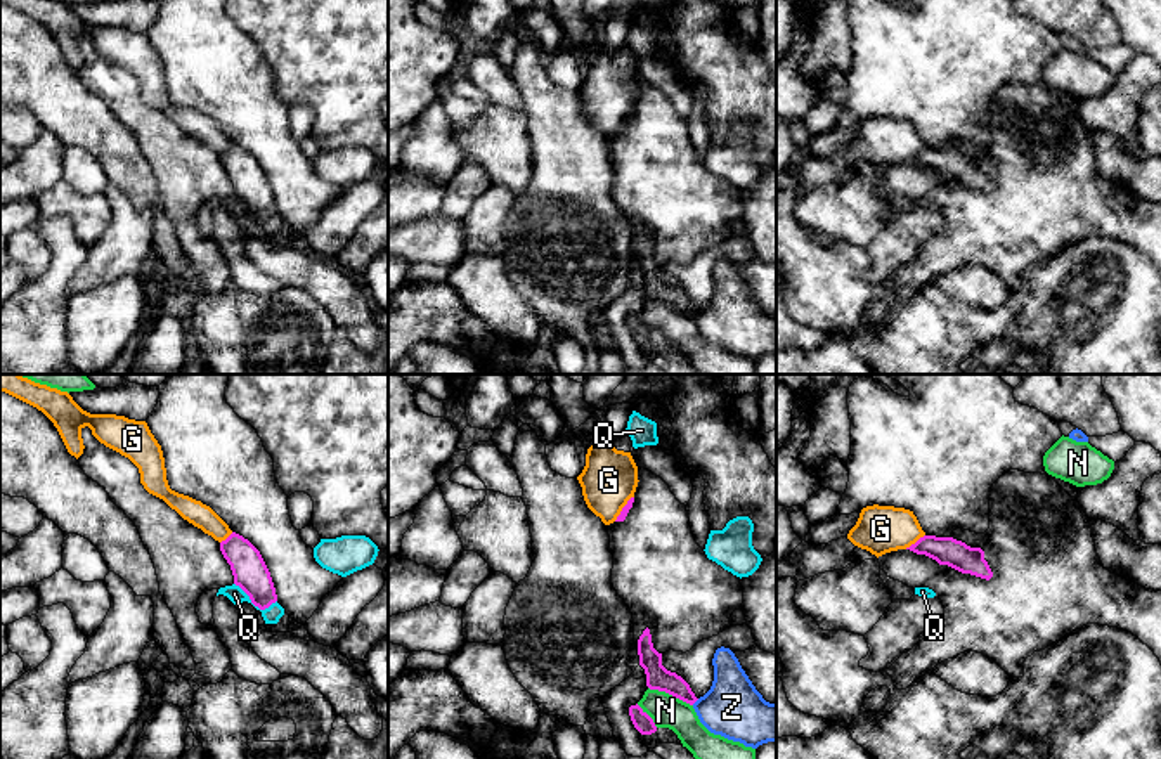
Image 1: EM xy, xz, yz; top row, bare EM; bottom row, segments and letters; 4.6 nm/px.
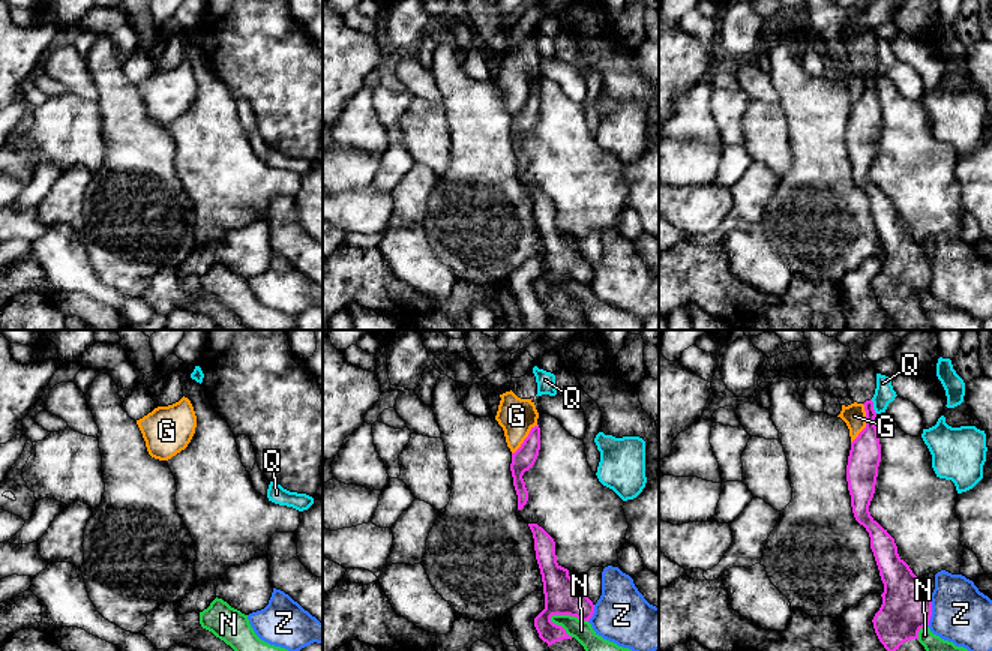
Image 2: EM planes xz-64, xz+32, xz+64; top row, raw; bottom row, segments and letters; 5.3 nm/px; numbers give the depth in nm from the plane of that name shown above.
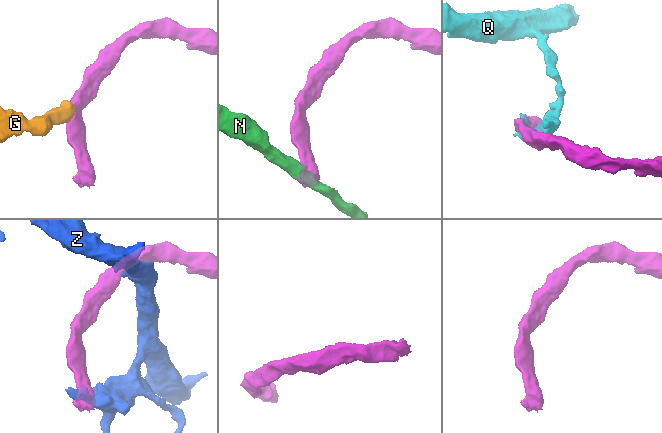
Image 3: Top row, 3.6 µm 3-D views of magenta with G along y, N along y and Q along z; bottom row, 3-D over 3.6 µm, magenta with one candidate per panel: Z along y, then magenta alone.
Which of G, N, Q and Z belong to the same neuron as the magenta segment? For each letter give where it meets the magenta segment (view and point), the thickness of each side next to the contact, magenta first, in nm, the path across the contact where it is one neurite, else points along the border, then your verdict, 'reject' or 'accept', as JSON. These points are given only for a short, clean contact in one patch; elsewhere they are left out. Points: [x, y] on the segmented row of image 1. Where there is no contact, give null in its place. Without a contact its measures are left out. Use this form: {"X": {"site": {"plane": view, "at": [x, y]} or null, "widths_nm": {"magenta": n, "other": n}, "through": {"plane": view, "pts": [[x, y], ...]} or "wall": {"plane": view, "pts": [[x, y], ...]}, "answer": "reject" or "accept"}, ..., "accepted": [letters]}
{"G": {"site": {"plane": "yz", "at": [915, 543]}, "widths_nm": {"magenta": 130, "other": 220}, "wall": {"plane": "yz", "pts": [[924, 534], [905, 548]]}, "answer": "reject"}, "N": {"site": {"plane": "xz", "at": [671, 694]}, "widths_nm": {"magenta": 110, "other": 150}, "wall": {"plane": "xz", "pts": [[648, 687], [668, 692], [692, 706]]}, "answer": "reject"}, "Q": {"site": {"plane": "xy", "at": [255, 605]}, "widths_nm": {"magenta": 160, "other": 80}, "answer": "reject"}, "Z": {"site": {"plane": "xz", "at": [695, 700]}, "widths_nm": {"magenta": 110, "other": 280}, "wall": {"plane": "xz", "pts": [[699, 699], [692, 704]]}, "answer": "reject"}, "accepted": []}

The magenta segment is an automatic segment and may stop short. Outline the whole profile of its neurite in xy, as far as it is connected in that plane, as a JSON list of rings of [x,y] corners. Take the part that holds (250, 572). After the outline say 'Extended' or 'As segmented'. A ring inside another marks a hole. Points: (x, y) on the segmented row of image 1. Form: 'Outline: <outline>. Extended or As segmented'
Outline: [[[232,532],[220,542],[220,551],[230,565],[234,584],[239,586],[260,610],[277,601],[270,572],[260,551],[243,535]]]. As segmented

